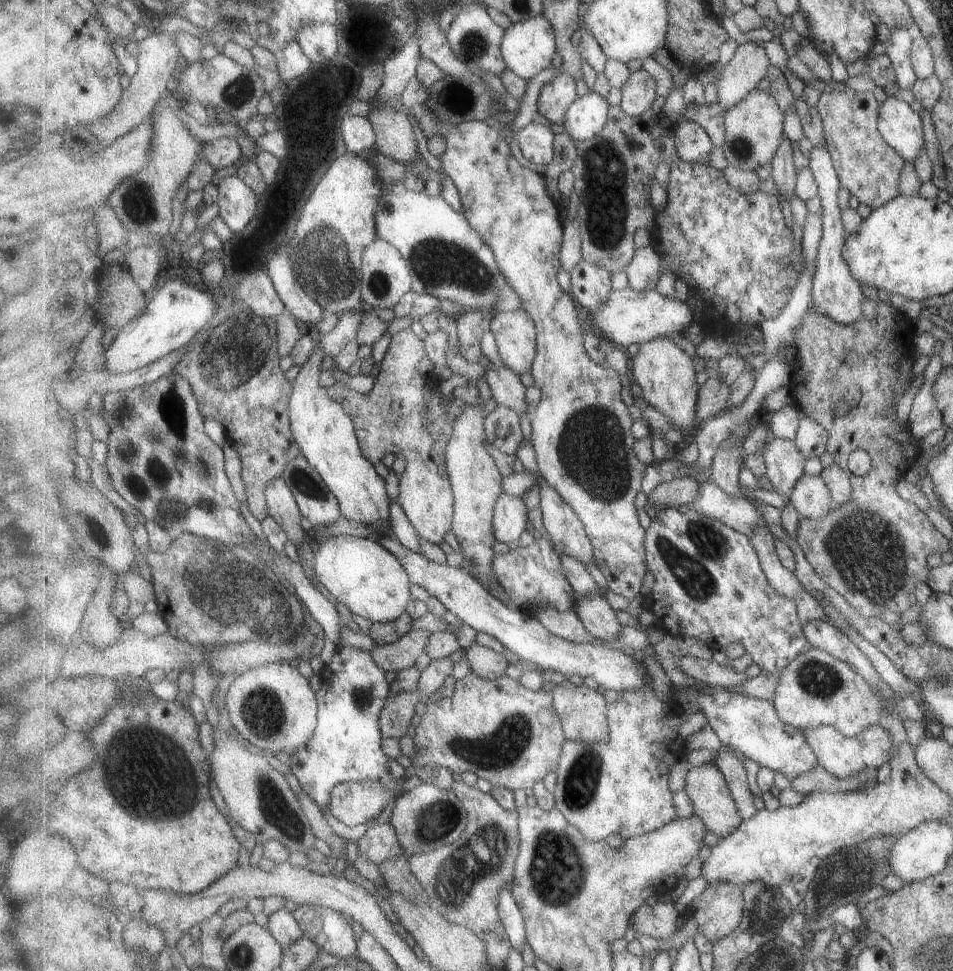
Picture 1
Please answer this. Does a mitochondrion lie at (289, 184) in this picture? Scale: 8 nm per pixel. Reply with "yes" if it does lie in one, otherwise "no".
no

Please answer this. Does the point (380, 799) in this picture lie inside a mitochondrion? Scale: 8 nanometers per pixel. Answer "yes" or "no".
no

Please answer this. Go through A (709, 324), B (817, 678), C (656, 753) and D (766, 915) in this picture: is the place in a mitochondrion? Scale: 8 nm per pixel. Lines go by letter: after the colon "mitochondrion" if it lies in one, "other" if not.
A: other
B: mitochondrion
C: other
D: mitochondrion

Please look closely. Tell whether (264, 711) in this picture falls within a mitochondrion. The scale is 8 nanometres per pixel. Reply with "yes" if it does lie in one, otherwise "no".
yes

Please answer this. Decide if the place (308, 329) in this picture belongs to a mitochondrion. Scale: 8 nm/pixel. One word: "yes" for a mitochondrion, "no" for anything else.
no

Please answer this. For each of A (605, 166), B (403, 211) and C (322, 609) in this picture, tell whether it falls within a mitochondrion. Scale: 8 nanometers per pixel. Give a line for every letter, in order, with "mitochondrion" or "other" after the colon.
A: mitochondrion
B: other
C: other

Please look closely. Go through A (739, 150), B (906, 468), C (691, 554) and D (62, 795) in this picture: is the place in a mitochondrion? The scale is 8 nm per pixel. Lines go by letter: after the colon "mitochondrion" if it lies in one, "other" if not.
A: mitochondrion
B: other
C: mitochondrion
D: other

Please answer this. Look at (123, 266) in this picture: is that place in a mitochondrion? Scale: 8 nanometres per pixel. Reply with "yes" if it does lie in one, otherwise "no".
no

